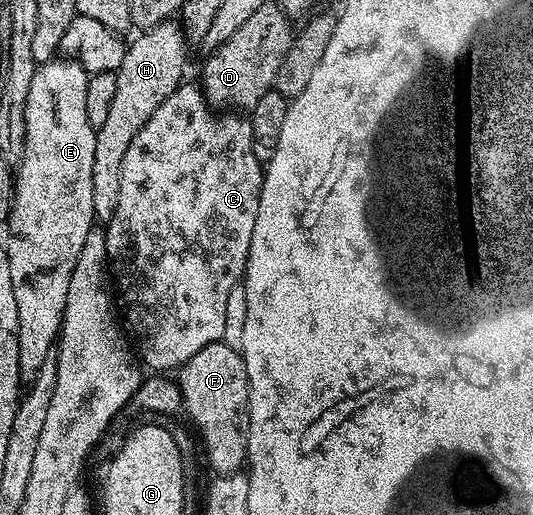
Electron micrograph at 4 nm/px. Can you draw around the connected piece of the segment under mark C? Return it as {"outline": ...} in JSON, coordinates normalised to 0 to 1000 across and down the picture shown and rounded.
{"outline":[[[341,163],[328,179],[321,179],[321,186],[313,186],[313,194],[306,194],[306,202],[298,202],[298,210],[283,217],[283,233],[276,233],[276,241],[261,252],[261,264],[246,272],[246,287],[238,287],[238,303],[231,303],[231,342],[223,350],[223,398],[216,402],[216,419],[208,419],[208,427],[195,441],[208,540],[223,579],[227,569],[227,579],[235,584],[235,610],[242,616],[244,633],[240,639],[246,649],[250,639],[248,654],[253,658],[263,701],[274,713],[280,709],[278,717],[287,722],[330,720],[351,699],[358,699],[358,691],[366,691],[373,676],[388,676],[388,668],[417,662],[426,583],[432,581],[433,563],[447,555],[460,536],[460,515],[471,482],[471,450],[478,450],[478,419],[486,419],[493,318],[478,303],[465,227],[450,229],[445,223],[450,219],[445,217],[415,219],[422,217],[402,212],[375,165]]]}

